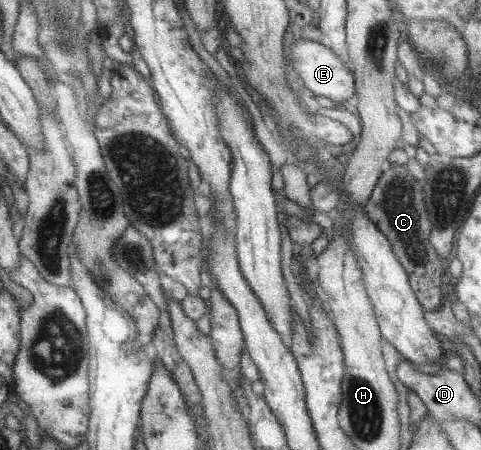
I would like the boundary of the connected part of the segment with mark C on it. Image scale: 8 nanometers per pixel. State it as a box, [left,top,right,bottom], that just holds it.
[364,164,443,310]

